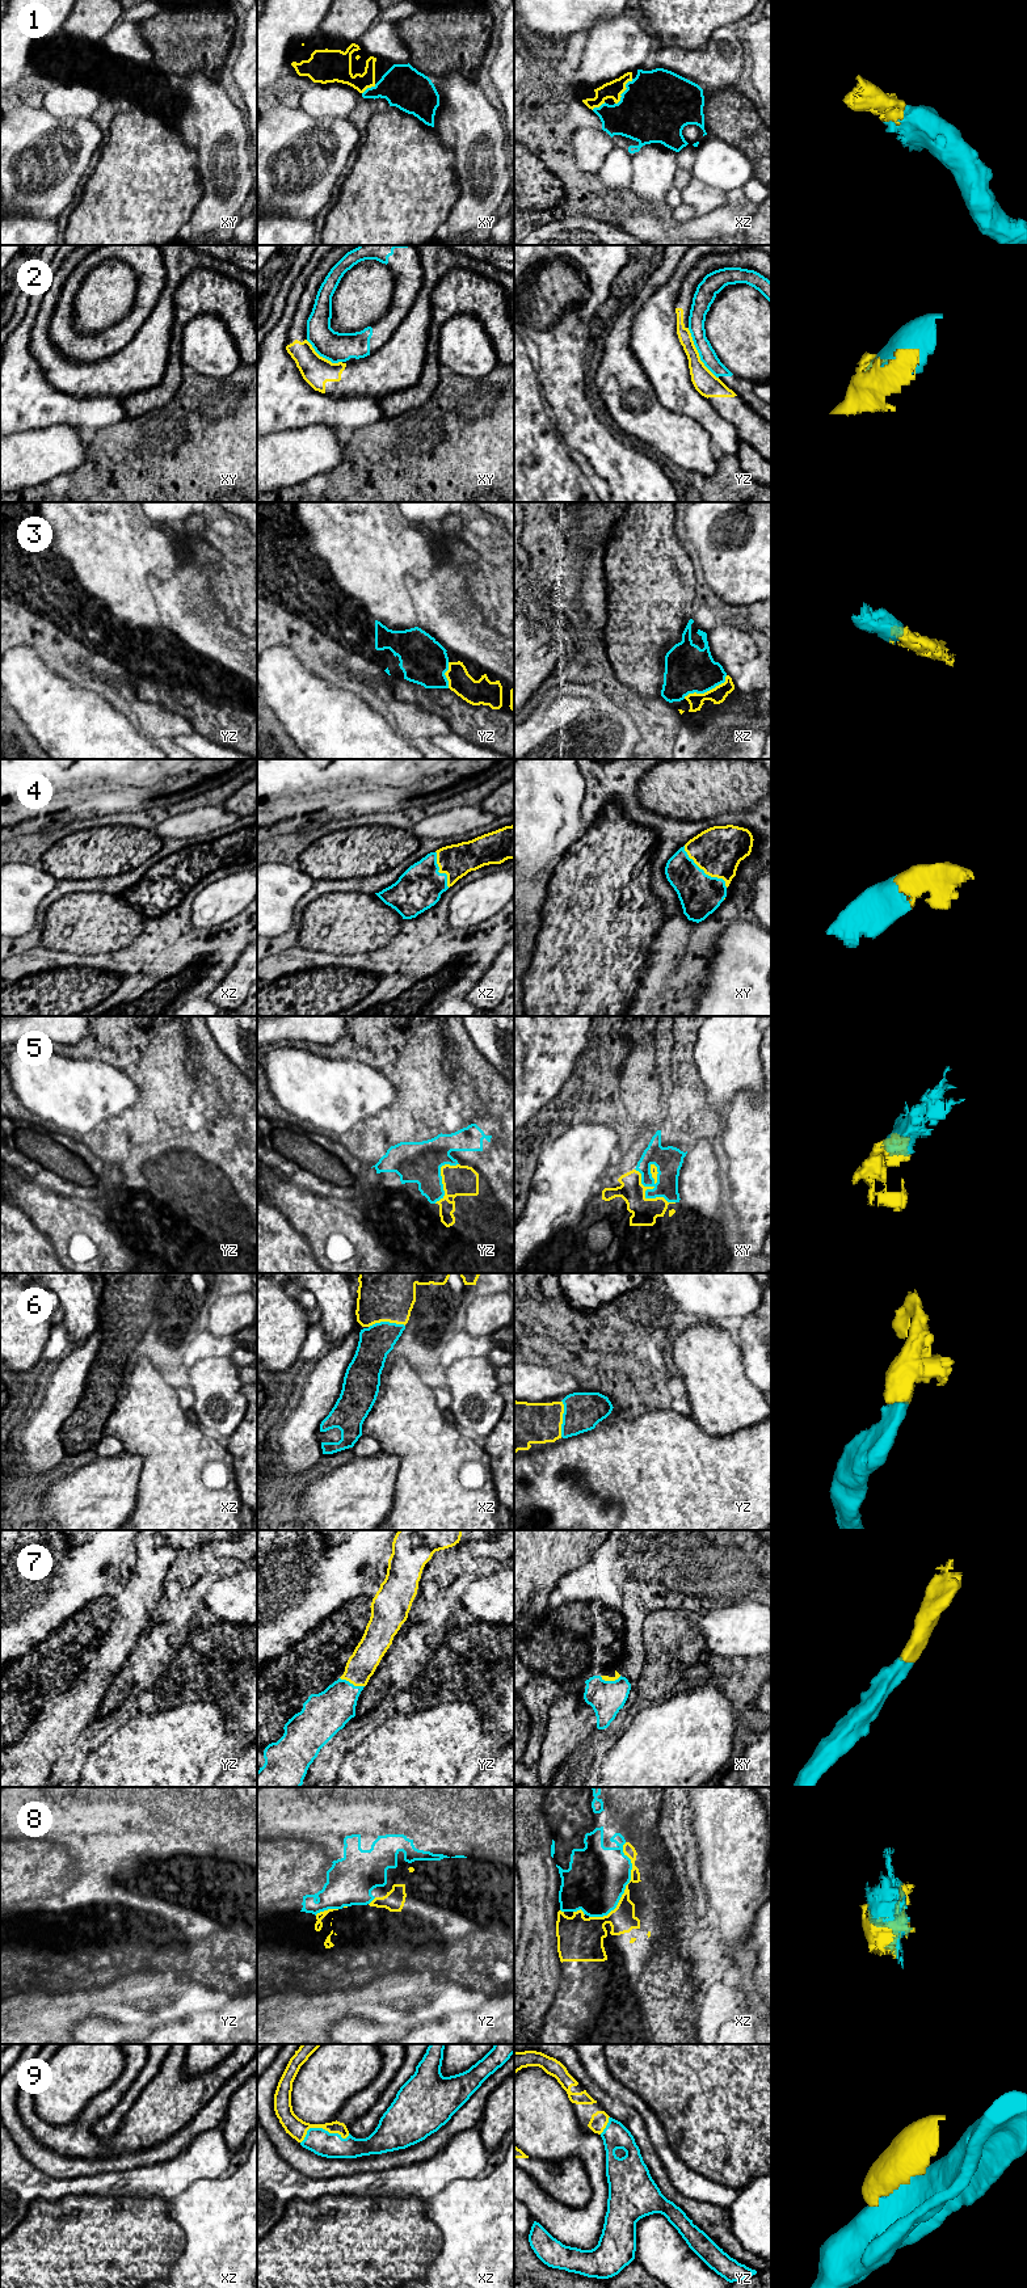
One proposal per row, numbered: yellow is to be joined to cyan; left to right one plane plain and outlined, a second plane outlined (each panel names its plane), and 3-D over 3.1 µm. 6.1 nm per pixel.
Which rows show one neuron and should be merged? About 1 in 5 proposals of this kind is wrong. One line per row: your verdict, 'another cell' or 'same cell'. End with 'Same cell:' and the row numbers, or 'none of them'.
1: same cell
2: another cell
3: same cell
4: same cell
5: same cell
6: same cell
7: same cell
8: same cell
9: same cell
Same cell: 1, 3, 4, 5, 6, 7, 8, 9

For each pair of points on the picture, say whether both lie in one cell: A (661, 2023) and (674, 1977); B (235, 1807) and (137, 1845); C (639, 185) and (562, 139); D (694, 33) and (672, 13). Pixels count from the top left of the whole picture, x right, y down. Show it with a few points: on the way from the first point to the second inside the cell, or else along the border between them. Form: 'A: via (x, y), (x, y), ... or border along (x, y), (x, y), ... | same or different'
A: via (666, 2011), (666, 1989) | same
B: via (222, 1834), (203, 1853), (164, 1854) | same
C: border along (628, 188), (639, 201) | different
D: via (689, 28), (677, 16) | same

